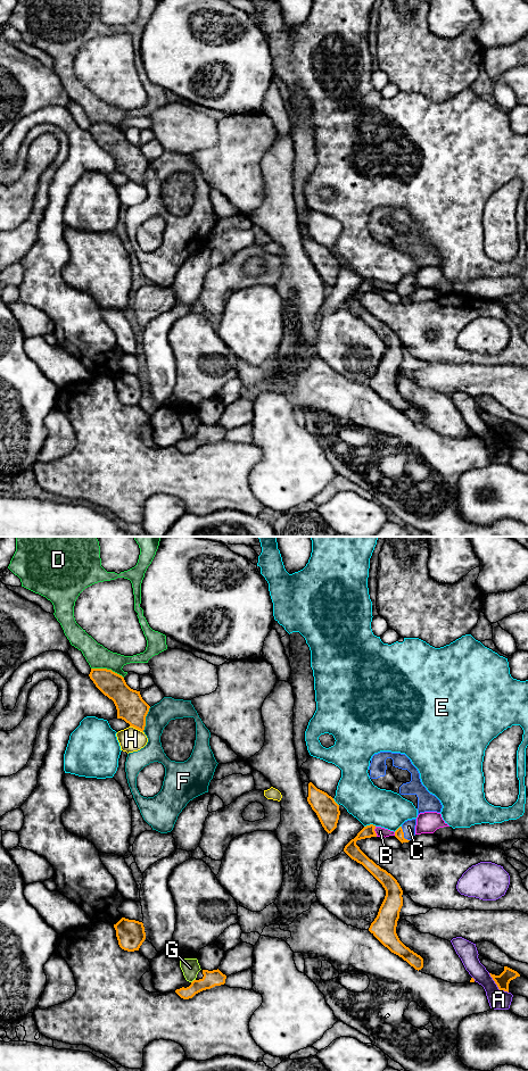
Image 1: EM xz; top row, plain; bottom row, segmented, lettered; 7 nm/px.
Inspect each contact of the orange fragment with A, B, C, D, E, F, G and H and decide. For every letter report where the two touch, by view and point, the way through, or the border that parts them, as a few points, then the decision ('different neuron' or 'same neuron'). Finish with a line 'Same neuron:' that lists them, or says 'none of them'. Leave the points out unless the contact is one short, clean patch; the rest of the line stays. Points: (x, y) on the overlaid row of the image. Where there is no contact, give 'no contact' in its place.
A: xz (497, 986) | different neuron
B: xz (374, 831) | different neuron
C: xz (403, 835) | across xz (398, 833), (403, 835), (409, 827) | same neuron
D: xz (106, 669) | different neuron
E: xz (370, 824) | different neuron
F: xz (145, 720) | different neuron
G: xz (192, 981) | different neuron
H: xz (137, 728) | different neuron
Same neuron: C

